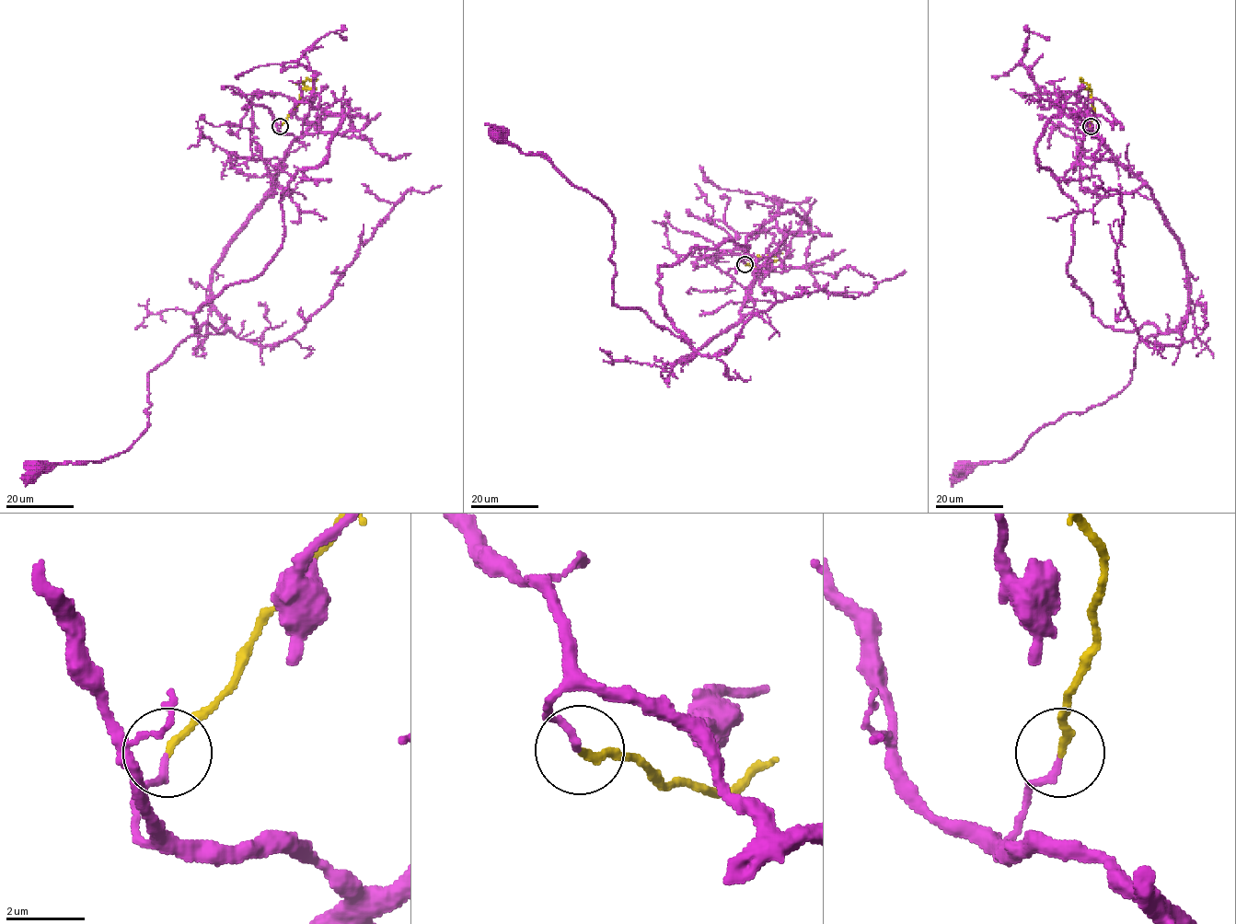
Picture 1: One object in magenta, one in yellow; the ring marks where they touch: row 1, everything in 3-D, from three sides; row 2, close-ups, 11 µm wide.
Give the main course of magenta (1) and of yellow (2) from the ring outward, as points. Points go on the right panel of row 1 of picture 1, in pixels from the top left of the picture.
1: (1090, 126), (1179, 243), (1188, 318), (1141, 340), (1131, 380), (1103, 403), (960, 470)
2: (1090, 126), (1093, 115), (1091, 90), (1080, 79)

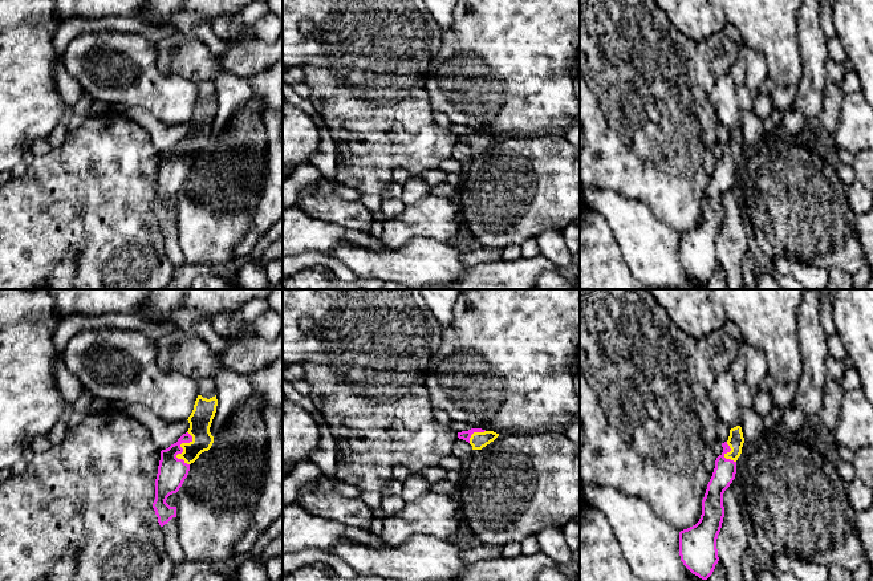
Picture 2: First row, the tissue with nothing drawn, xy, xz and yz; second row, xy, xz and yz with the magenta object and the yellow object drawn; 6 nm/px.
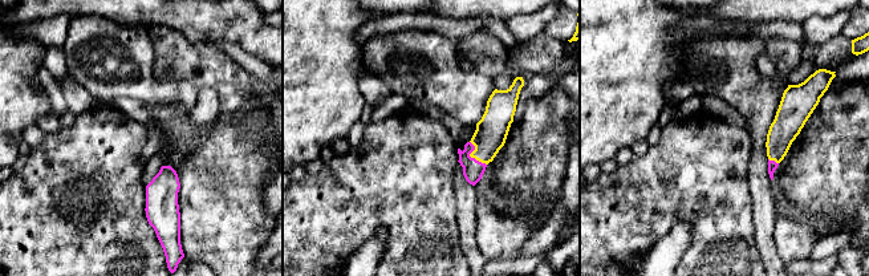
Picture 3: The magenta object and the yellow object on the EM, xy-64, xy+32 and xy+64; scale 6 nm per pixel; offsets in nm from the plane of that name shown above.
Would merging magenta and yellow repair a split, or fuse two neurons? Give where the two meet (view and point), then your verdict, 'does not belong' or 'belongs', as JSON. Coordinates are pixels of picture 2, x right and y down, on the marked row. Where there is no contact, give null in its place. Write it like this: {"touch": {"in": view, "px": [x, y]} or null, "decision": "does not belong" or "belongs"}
{"touch": {"in": "xy", "px": [182, 449]}, "decision": "belongs"}

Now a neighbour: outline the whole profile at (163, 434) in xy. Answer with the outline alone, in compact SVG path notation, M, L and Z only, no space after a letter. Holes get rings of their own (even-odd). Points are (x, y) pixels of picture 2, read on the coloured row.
M117 402L114 406L145 426L150 432L154 446L159 451L166 450L171 444L176 443L178 439L190 428L187 419L182 422L168 423L141 405Z

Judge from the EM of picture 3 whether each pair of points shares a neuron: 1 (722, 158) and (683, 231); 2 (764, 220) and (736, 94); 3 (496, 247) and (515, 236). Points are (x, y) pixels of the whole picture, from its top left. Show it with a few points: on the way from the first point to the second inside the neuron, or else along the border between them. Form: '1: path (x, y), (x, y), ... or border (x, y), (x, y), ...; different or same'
1: border (691, 226), (678, 222), (660, 238); different
2: path (760, 189), (759, 126); same
3: path (500, 243), (507, 236), (511, 236); same

